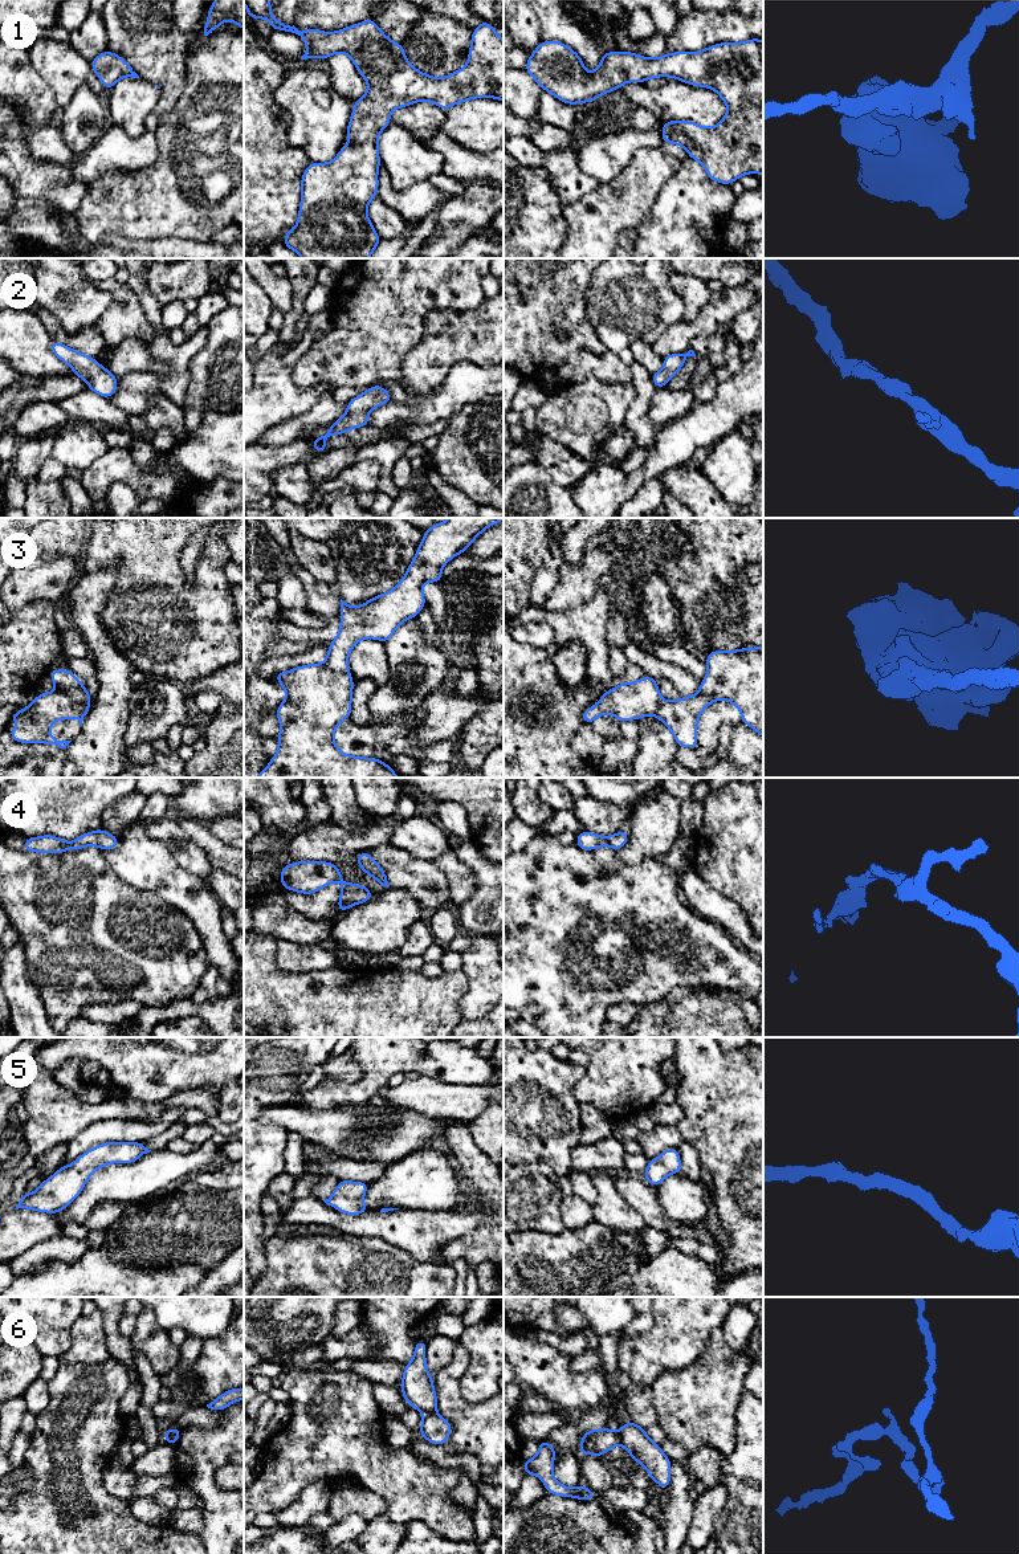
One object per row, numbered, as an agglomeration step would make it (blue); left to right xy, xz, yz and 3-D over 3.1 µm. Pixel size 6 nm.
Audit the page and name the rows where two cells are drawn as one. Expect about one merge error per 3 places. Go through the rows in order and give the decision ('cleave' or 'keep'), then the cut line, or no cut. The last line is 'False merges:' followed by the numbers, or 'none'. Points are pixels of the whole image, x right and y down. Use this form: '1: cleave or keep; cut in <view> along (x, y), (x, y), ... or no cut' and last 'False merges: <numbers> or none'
1: keep; no cut
2: keep; no cut
3: cleave; cut in xy along (57, 689), (86, 710)
4: keep; no cut
5: keep; no cut
6: cleave; cut in xz along (435, 1411), (424, 1414)
False merges: 3, 6

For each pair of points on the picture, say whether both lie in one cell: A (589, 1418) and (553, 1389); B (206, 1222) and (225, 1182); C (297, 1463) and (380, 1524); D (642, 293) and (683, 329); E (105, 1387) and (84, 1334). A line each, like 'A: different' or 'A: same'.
A: different
B: different
C: different
D: different
E: different

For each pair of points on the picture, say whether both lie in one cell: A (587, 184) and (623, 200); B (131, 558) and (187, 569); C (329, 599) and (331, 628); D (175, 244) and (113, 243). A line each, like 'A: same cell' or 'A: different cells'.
A: different cells
B: different cells
C: different cells
D: same cell

